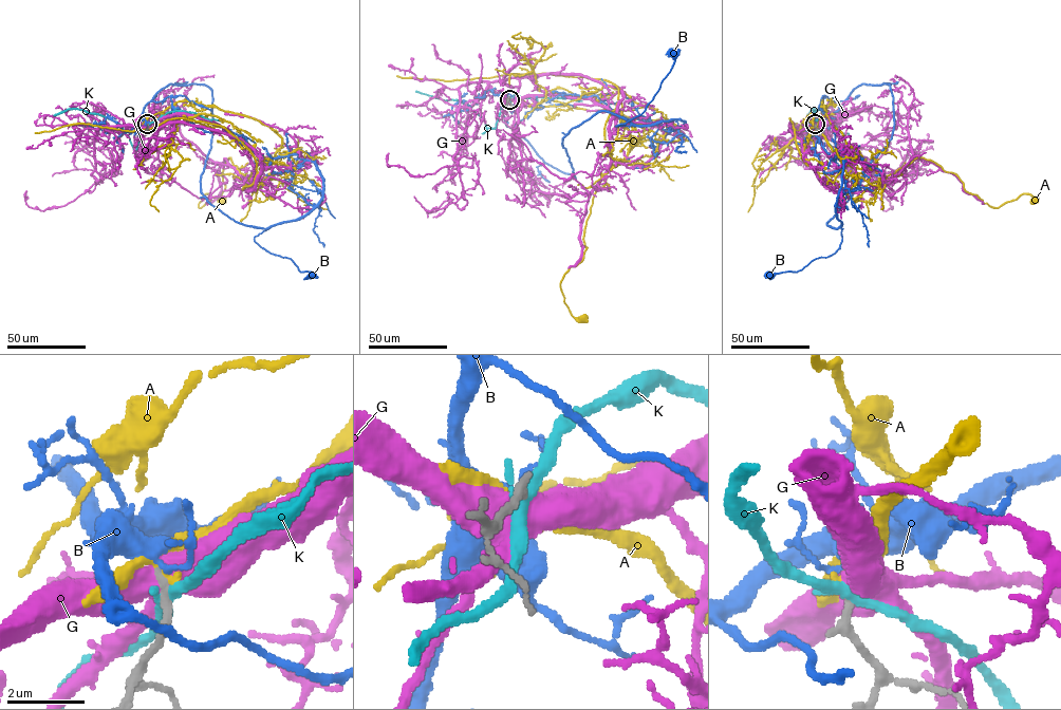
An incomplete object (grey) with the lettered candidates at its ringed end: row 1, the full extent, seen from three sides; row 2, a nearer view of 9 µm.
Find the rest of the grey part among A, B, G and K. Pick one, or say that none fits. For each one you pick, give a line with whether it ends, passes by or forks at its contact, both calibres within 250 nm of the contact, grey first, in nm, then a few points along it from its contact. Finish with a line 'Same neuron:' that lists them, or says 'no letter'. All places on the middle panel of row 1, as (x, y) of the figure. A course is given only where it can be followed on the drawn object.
Same neuron: no letter

